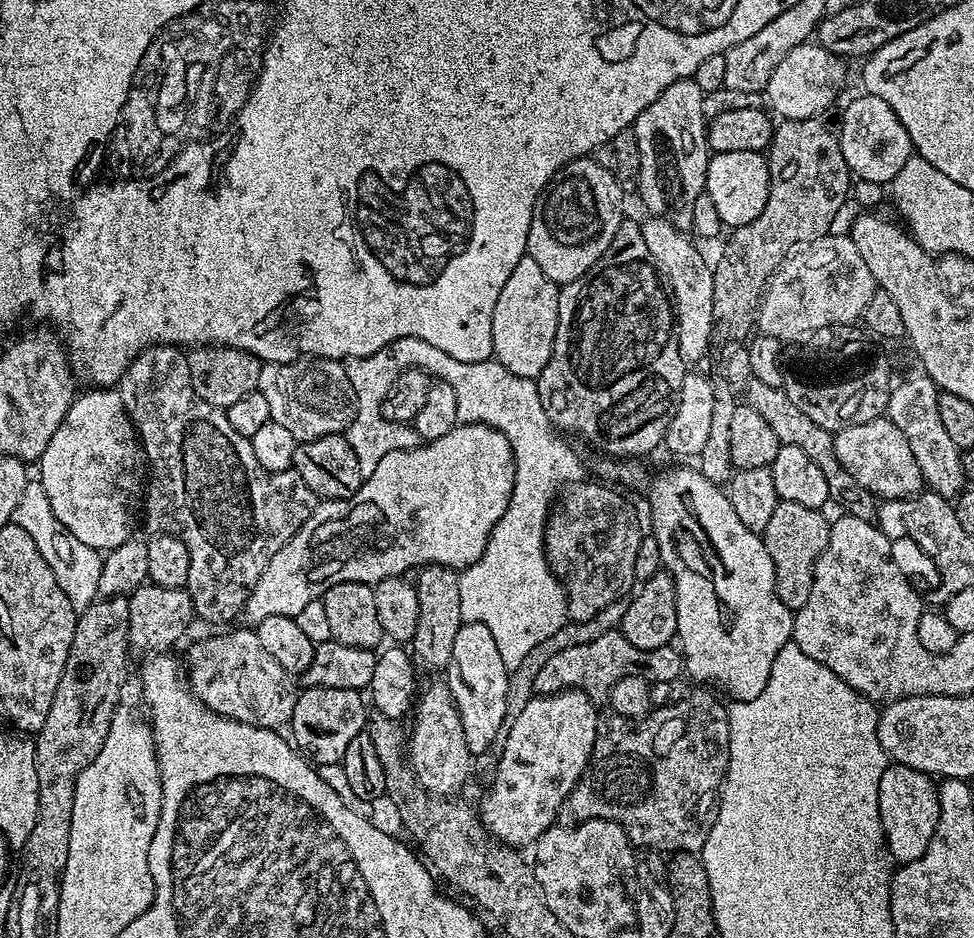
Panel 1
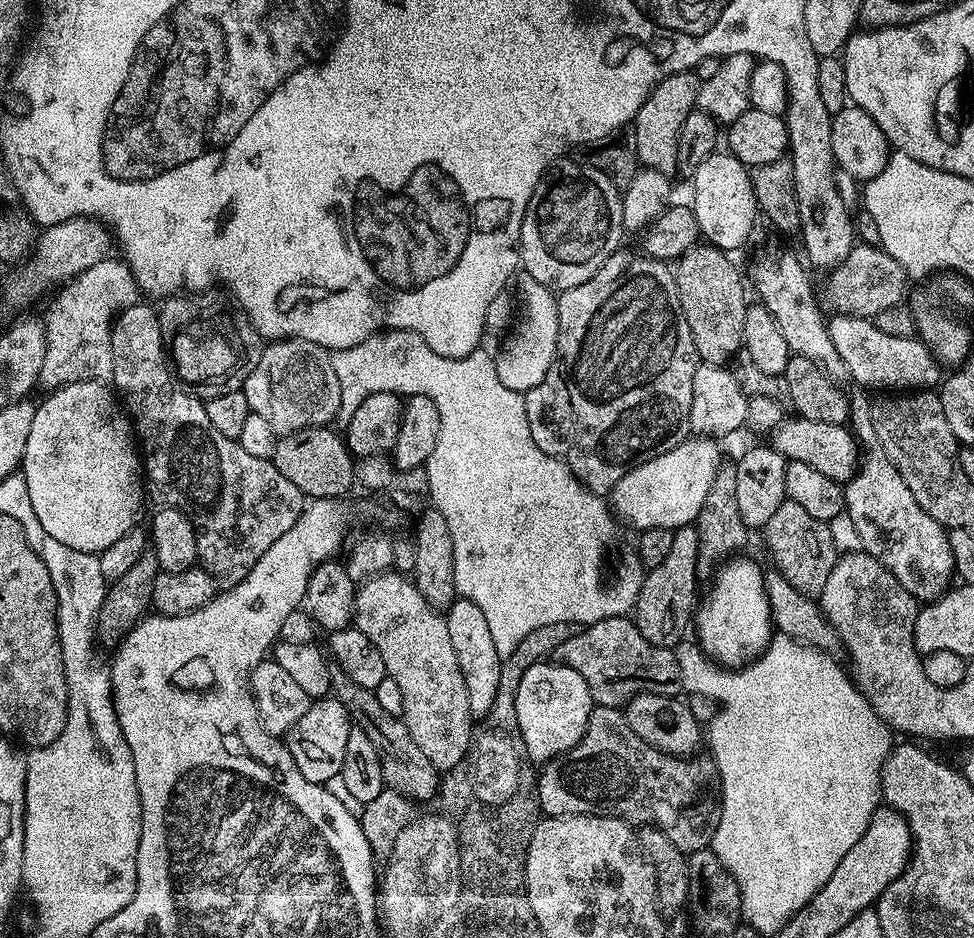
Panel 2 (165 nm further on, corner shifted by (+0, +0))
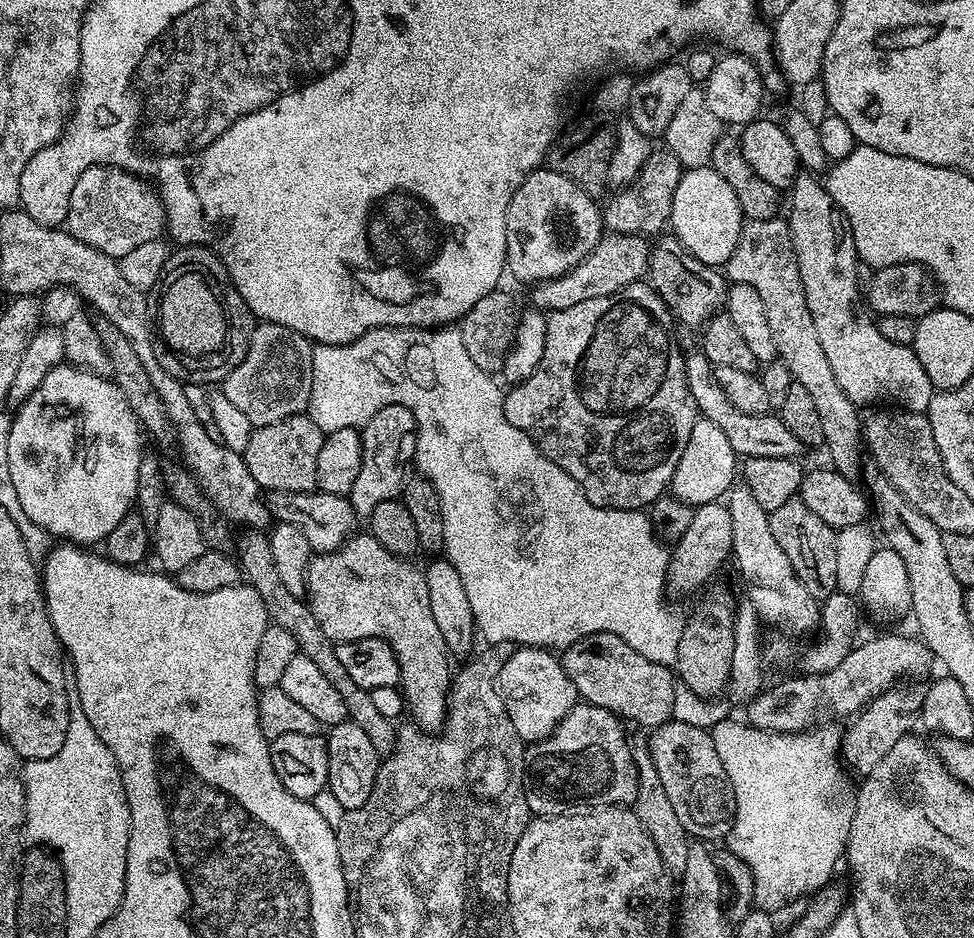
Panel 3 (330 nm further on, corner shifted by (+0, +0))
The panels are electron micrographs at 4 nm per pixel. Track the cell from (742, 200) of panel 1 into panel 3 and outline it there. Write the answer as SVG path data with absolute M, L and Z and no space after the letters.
M705 166L689 168L683 173L677 190L674 191L669 221L671 235L676 236L680 240L680 245L690 254L694 254L694 258L698 258L704 264L724 266L734 254L734 246L738 246L738 238L740 231L745 226L746 217L738 202L738 194L734 194L734 186L730 186L730 182L726 182L726 178L722 178L722 174L718 174L718 170Z

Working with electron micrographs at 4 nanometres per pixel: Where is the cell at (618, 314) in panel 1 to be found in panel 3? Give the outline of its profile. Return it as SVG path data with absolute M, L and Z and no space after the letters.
M637 282L626 286L622 291L602 298L589 298L586 302L578 302L574 306L566 306L566 310L547 313L546 348L542 350L542 360L538 362L538 370L526 378L526 382L511 385L504 392L504 413L510 426L518 426L538 446L538 450L550 462L554 462L578 482L578 486L590 498L594 506L603 508L621 508L622 510L644 510L669 491L672 475L678 466L678 458L682 458L682 450L686 450L686 442L690 442L690 430L694 430L698 413L696 403L686 386L684 373L685 353L680 352L678 345L672 341L672 328L668 325L670 313L663 298L652 289L647 282Z

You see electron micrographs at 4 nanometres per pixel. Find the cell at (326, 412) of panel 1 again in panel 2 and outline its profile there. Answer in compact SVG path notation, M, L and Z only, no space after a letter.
M273 340L264 344L264 352L258 358L258 366L244 380L242 389L249 412L262 414L266 422L277 434L287 434L306 430L307 428L323 428L331 425L340 414L340 387L338 374L334 374L332 357L329 349L305 340Z

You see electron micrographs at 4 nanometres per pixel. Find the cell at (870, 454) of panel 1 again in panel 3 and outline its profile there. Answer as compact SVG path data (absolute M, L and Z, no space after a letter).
M703 351L688 352L684 357L684 373L686 374L686 386L696 403L697 413L703 419L714 422L722 434L726 434L730 446L734 446L737 457L740 458L796 458L801 454L802 445L798 438L794 438L790 426L782 422L778 414L771 411L762 414L742 414L730 398L726 398L726 393L722 391L722 386L718 386L714 366L704 356Z

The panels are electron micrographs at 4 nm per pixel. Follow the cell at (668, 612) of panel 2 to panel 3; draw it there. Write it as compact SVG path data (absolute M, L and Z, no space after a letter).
M715 500L709 504L697 504L695 509L686 534L682 534L682 538L670 548L666 588L671 595L673 592L676 596L688 596L702 587L724 563L729 563L732 554L734 530L727 503Z

